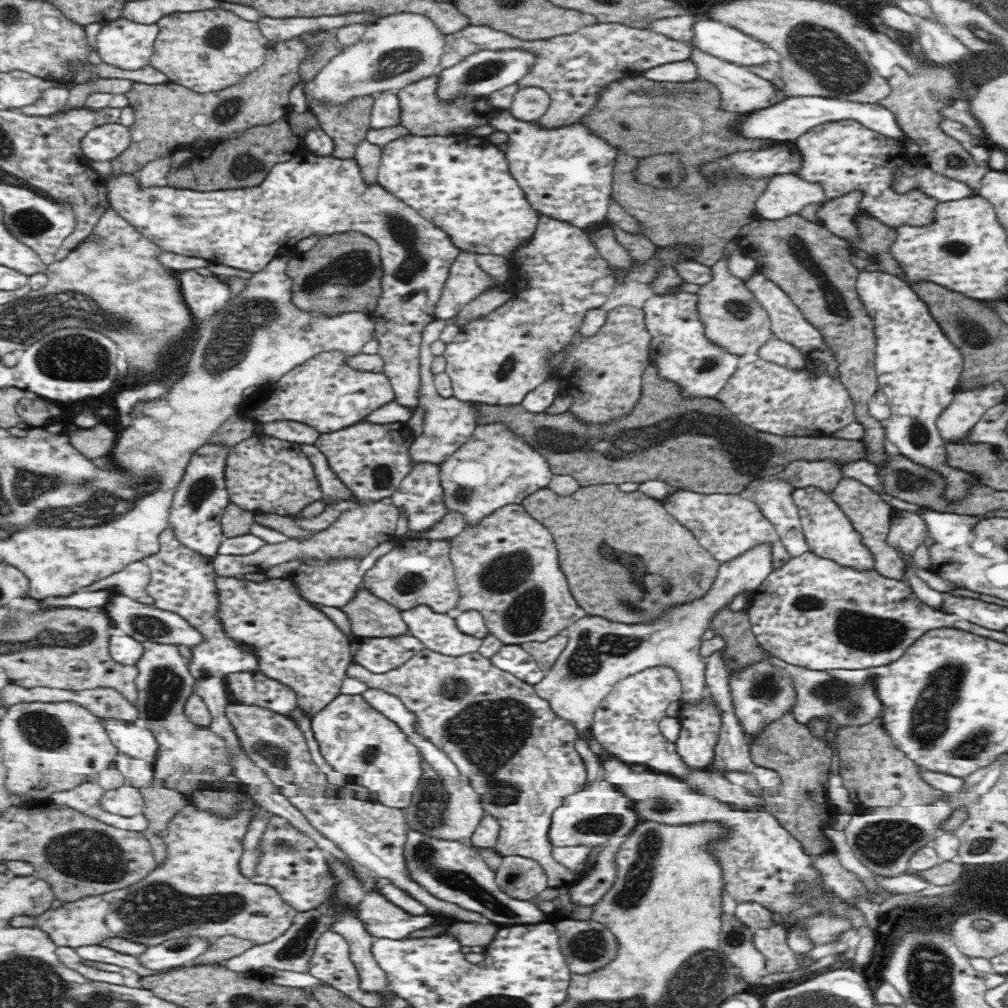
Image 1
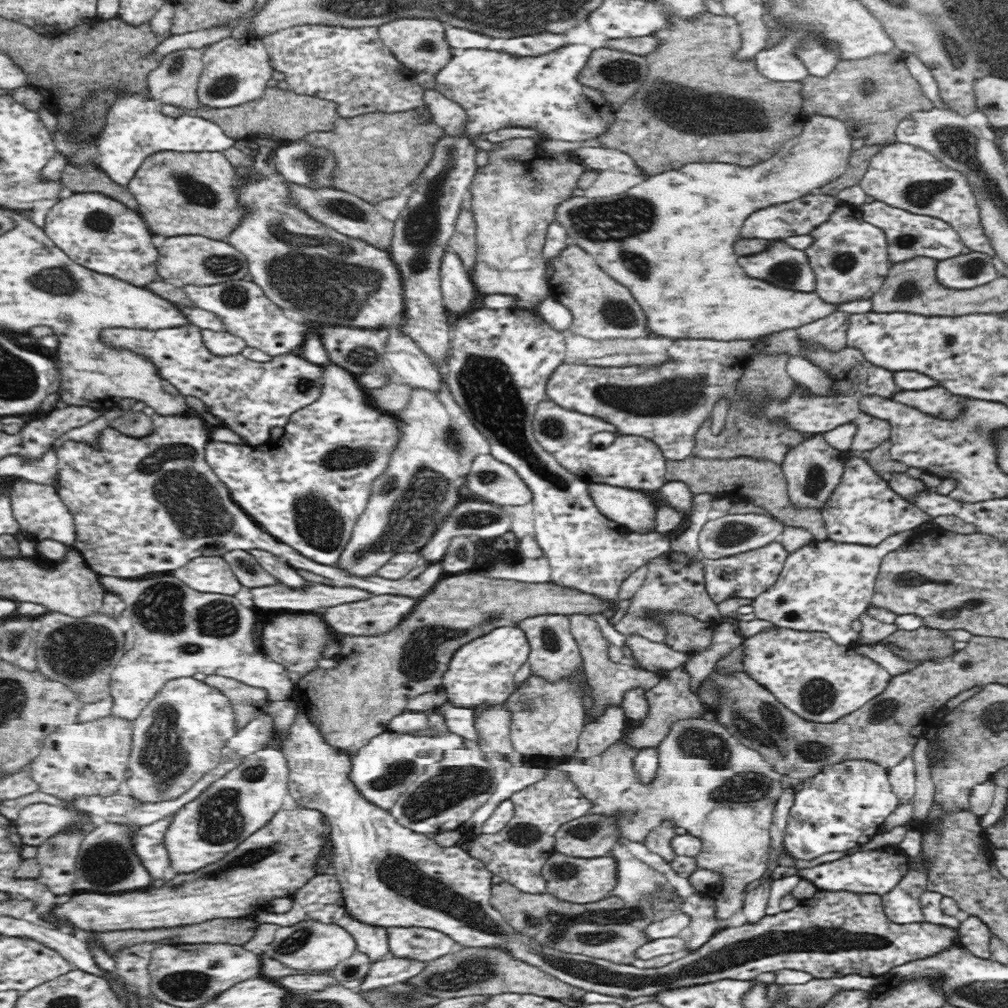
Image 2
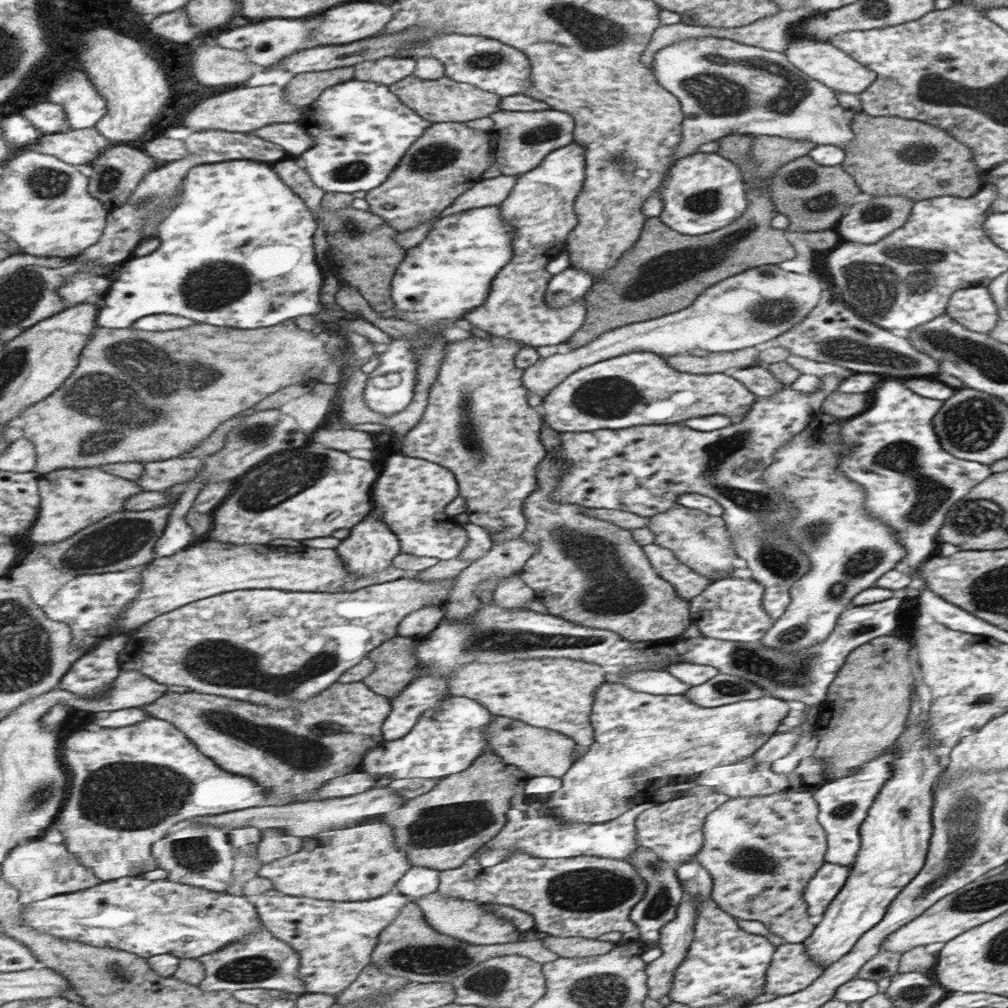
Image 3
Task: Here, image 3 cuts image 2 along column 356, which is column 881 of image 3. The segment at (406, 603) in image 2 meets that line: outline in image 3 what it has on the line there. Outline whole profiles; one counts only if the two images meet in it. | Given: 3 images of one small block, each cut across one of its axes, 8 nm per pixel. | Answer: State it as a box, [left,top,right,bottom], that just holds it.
[384,599,902,740]

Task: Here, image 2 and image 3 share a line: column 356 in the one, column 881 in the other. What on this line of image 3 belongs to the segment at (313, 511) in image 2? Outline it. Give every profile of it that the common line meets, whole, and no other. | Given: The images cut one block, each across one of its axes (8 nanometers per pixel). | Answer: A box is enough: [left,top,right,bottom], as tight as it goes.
[838,380,992,580]

